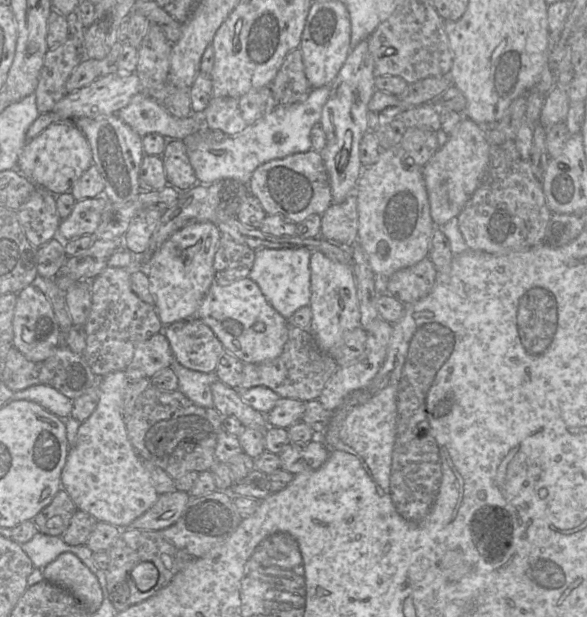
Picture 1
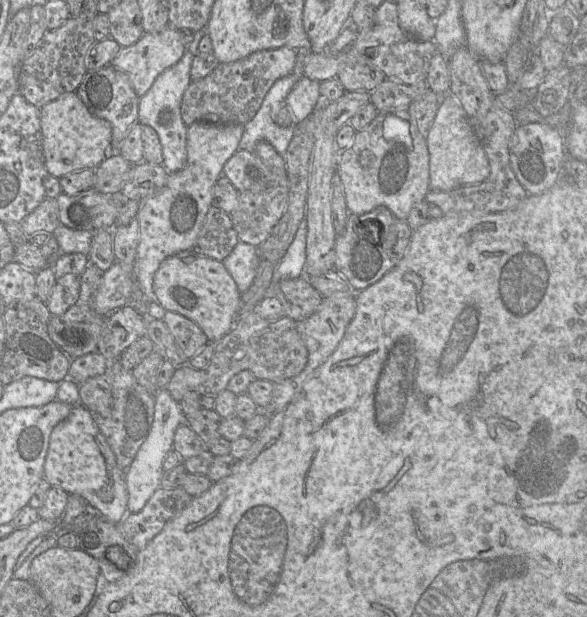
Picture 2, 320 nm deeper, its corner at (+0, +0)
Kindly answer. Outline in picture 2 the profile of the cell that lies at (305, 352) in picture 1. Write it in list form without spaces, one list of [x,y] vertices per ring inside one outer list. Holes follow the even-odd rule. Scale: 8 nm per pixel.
[[[253,309],[241,312],[234,327],[213,344],[213,356],[205,368],[196,369],[189,364],[176,367],[173,377],[165,387],[176,402],[188,392],[215,397],[227,389],[228,382],[234,375],[243,370],[249,370],[257,379],[281,382],[301,373],[308,361],[308,350],[294,319],[283,316],[277,320],[267,320]]]

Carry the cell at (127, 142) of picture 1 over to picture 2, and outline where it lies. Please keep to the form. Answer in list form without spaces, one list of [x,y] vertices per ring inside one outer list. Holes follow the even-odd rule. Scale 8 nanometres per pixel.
[[[109,64],[97,70],[87,71],[76,92],[93,115],[109,122],[112,128],[110,147],[114,155],[120,154],[121,144],[129,130],[138,123],[140,98],[128,76]]]

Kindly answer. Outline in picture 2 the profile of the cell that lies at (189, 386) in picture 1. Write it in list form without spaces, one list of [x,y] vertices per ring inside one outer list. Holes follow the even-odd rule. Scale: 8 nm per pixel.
[[[164,388],[160,389],[155,396],[154,417],[150,432],[140,446],[136,456],[125,471],[125,483],[128,492],[127,509],[128,513],[137,513],[145,506],[153,493],[160,488],[161,477],[164,473],[162,464],[165,456],[173,450],[173,439],[176,429],[184,422],[184,415],[169,392]]]

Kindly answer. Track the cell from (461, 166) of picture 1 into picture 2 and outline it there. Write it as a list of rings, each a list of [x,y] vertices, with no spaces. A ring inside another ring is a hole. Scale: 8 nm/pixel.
[[[450,93],[440,104],[427,136],[430,156],[430,187],[451,191],[461,186],[479,184],[490,174],[487,154],[468,120],[459,98]]]

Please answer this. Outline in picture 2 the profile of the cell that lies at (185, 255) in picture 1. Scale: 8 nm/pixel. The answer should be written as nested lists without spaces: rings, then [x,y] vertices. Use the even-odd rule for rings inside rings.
[[[195,122],[188,126],[185,166],[170,173],[166,186],[140,203],[136,218],[140,224],[140,240],[136,250],[135,278],[149,302],[158,302],[153,290],[153,278],[167,257],[180,251],[192,250],[212,205],[216,181],[225,163],[239,150],[243,135],[242,124],[212,124]]]

